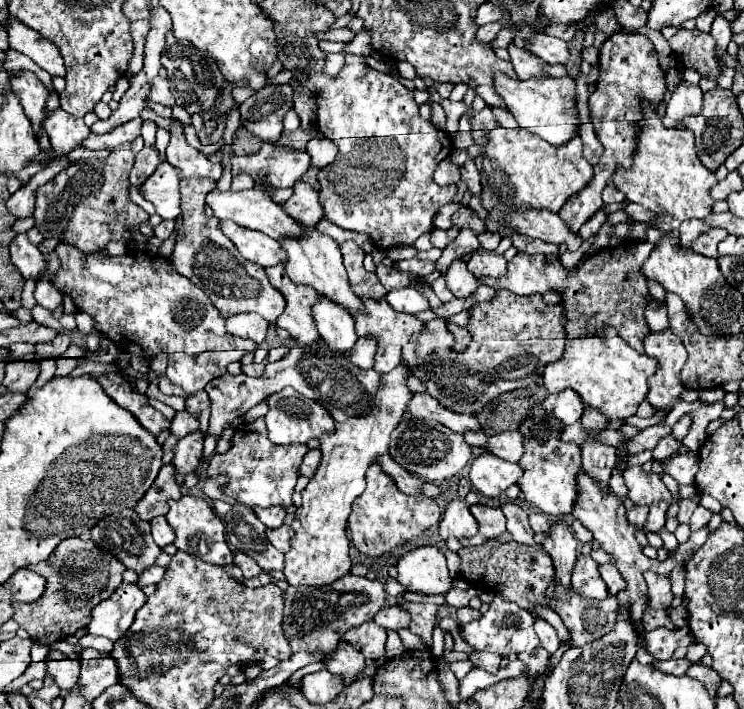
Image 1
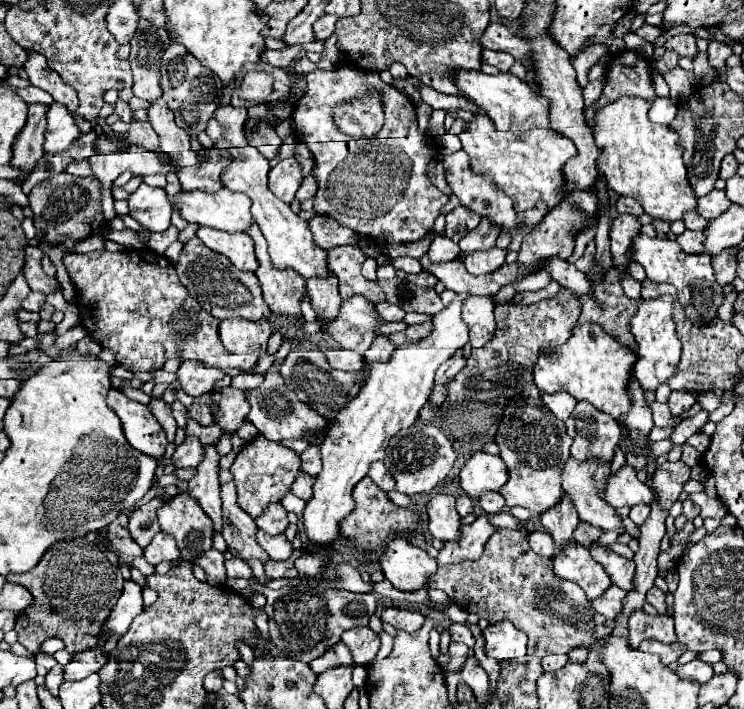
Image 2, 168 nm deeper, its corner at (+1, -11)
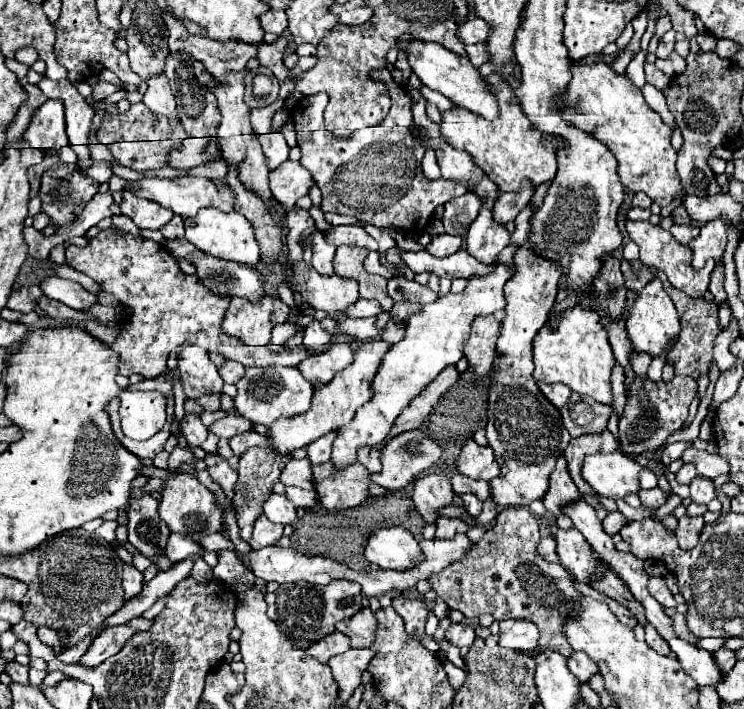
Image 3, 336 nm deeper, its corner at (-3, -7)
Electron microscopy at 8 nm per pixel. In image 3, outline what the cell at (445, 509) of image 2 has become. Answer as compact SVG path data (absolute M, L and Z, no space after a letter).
M423 475L415 481L415 489L413 489L413 501L419 509L419 513L423 515L425 523L435 525L439 515L439 509L447 507L453 503L453 487L451 481L445 479L443 475Z

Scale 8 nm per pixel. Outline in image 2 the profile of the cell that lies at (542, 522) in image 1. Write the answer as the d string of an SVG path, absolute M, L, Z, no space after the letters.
M533 531L529 537L529 547L543 557L553 557L553 553L555 553L555 543L553 543L551 535L545 531Z

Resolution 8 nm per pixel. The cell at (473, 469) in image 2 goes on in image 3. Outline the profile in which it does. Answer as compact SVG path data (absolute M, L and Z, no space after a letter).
M467 441L463 445L457 465L459 465L459 473L463 473L465 477L483 479L483 481L495 479L501 471L491 447L481 447L475 441Z

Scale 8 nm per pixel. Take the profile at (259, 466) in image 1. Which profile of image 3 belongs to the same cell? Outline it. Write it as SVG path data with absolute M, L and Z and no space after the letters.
M251 447L249 451L245 451L239 459L239 479L235 485L235 509L237 509L237 523L239 523L239 535L249 541L251 539L251 529L255 519L263 513L263 503L269 499L269 495L273 493L273 485L279 481L279 475L283 471L283 467L287 465L291 457L289 455L279 455L271 449L263 449L263 447Z

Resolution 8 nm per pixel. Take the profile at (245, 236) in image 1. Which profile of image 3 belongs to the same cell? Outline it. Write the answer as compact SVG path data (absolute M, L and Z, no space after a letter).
M203 209L203 211L199 211L199 215L185 221L185 239L191 241L197 249L201 249L213 257L223 257L223 259L239 261L239 263L247 263L247 265L259 263L259 245L255 243L251 223L247 223L247 219L243 219L243 215L239 215L239 213L225 215L215 209Z

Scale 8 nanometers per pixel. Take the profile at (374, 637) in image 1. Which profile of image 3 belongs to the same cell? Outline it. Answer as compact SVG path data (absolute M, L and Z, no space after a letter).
M361 609L357 615L343 619L337 623L337 631L345 633L351 639L351 647L355 649L367 649L375 641L377 631L377 619L371 613L371 609Z

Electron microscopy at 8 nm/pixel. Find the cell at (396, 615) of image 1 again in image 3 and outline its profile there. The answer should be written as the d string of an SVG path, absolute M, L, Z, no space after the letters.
M395 597L395 599L393 599L393 609L403 617L407 633L411 633L413 637L419 637L421 643L423 643L425 647L429 647L431 651L438 652L440 650L437 642L425 635L425 621L427 621L427 615L429 615L427 603L419 601L419 599Z

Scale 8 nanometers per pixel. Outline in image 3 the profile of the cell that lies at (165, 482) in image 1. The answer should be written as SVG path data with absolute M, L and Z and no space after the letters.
M151 495L135 499L127 511L127 517L129 517L127 529L129 529L129 543L135 545L151 561L155 561L155 563L159 561L157 565L163 571L173 565L163 557L167 535L171 531L163 523L163 519L159 519L157 505L159 505L159 501Z

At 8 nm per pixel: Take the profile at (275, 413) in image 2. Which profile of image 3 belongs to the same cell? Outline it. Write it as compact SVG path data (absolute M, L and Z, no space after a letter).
M249 367L245 377L237 383L235 409L239 415L253 423L271 425L283 417L295 417L311 409L311 399L315 389L307 379L303 379L297 367Z

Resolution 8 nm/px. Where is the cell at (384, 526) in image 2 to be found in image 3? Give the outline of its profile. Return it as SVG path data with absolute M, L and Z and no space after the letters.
M331 461L313 467L315 491L319 495L319 503L329 511L341 511L359 507L359 503L367 501L371 475L361 463L353 463L343 471L335 471Z

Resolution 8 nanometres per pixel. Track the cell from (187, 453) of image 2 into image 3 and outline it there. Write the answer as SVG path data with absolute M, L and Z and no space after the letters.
M185 413L185 419L181 421L181 433L183 433L183 437L187 439L187 445L189 445L191 449L201 447L201 443L203 443L203 441L207 439L207 435L209 435L207 427L201 423L199 415L195 415L195 413Z

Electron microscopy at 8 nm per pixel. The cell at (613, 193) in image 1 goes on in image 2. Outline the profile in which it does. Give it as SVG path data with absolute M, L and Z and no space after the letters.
M619 197L617 199L617 211L620 214L632 214L637 217L644 213L641 203L637 199L633 199L633 197Z

